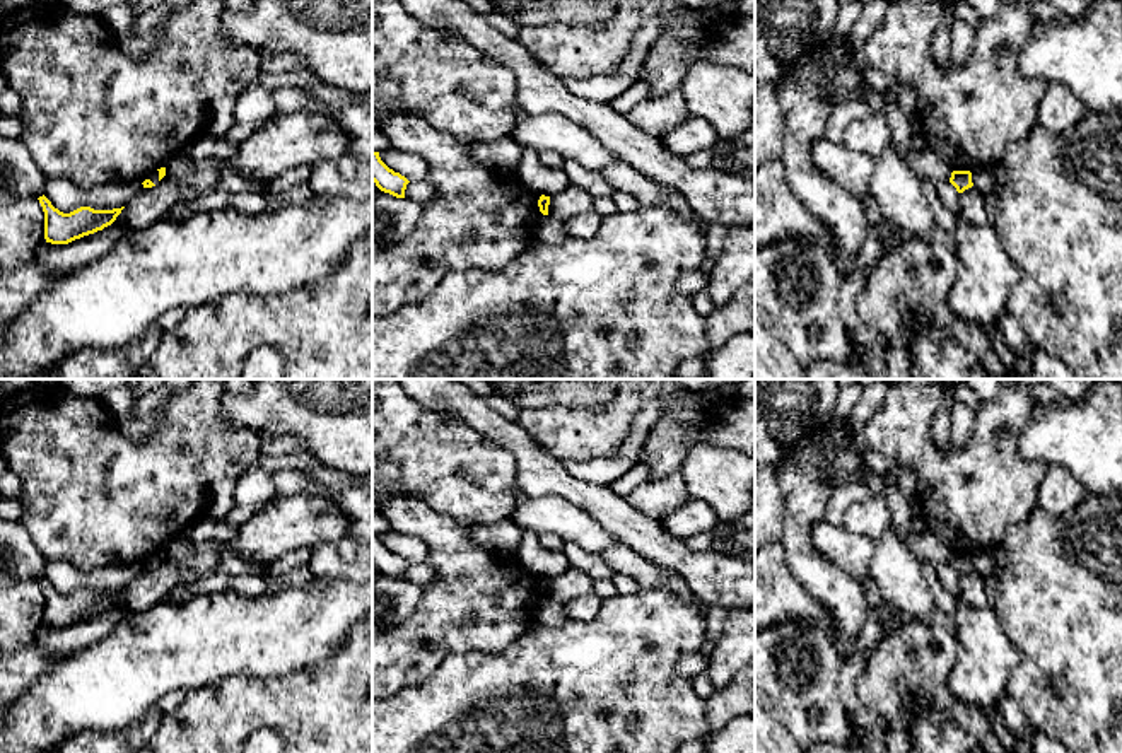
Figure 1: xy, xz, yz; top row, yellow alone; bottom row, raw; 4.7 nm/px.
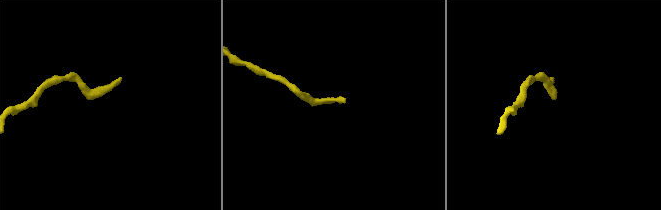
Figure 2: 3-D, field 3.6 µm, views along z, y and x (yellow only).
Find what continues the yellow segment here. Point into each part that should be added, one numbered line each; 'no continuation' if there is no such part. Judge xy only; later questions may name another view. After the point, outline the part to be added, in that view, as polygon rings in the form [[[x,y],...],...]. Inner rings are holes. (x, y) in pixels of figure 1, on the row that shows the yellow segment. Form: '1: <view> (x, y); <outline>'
no continuation

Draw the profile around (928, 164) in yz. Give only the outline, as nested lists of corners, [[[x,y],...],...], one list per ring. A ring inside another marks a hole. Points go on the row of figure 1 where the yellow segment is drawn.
[[[890,142],[890,145],[919,178],[926,178],[936,184],[950,181],[953,171],[931,147],[910,154],[895,142]]]

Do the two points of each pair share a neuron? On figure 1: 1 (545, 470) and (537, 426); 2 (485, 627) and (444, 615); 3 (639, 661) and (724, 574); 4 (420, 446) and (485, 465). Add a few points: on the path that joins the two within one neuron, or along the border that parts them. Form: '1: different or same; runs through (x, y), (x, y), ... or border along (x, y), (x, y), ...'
1: different; border along (516, 422), (562, 463)
2: same; runs through (475, 629), (458, 630), (455, 625)
3: different; border along (690, 595), (706, 605)
4: same; runs through (436, 461), (470, 465)

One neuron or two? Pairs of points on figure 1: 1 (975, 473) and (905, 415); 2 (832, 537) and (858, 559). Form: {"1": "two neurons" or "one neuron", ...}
{"1": "one neuron", "2": "one neuron"}

